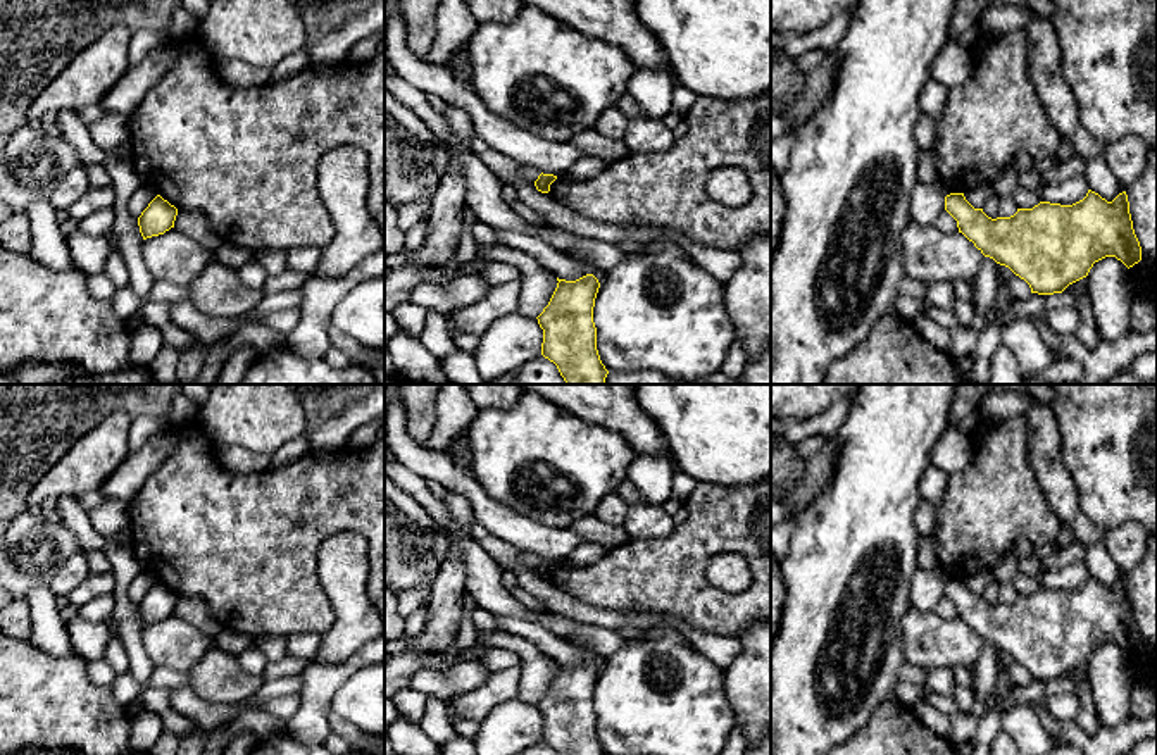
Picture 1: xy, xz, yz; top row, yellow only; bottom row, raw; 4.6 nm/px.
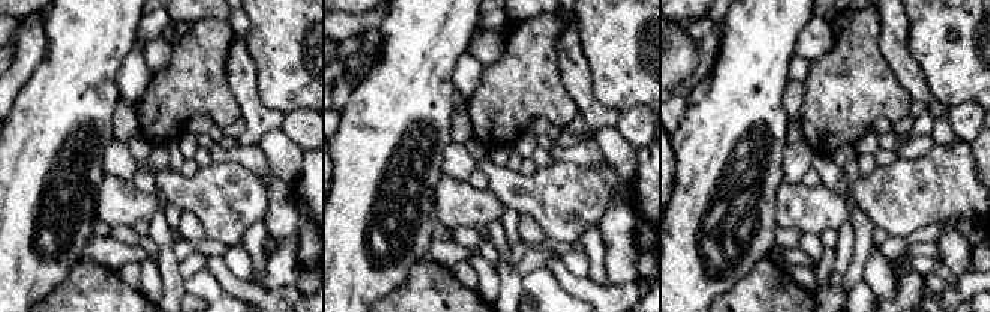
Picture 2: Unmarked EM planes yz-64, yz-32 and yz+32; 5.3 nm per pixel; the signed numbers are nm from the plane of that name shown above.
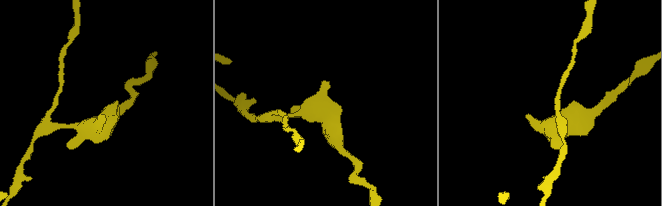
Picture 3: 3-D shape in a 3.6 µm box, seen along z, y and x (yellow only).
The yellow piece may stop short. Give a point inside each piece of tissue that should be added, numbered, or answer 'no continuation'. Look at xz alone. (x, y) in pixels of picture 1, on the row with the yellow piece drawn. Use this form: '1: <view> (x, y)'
no continuation

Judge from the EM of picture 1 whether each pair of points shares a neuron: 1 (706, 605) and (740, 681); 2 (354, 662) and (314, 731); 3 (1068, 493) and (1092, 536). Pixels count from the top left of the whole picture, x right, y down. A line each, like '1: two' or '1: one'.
1: two
2: one
3: one

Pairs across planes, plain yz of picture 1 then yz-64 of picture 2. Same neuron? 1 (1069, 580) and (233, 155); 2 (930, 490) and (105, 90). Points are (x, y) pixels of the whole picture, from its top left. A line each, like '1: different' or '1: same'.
1: same
2: different

